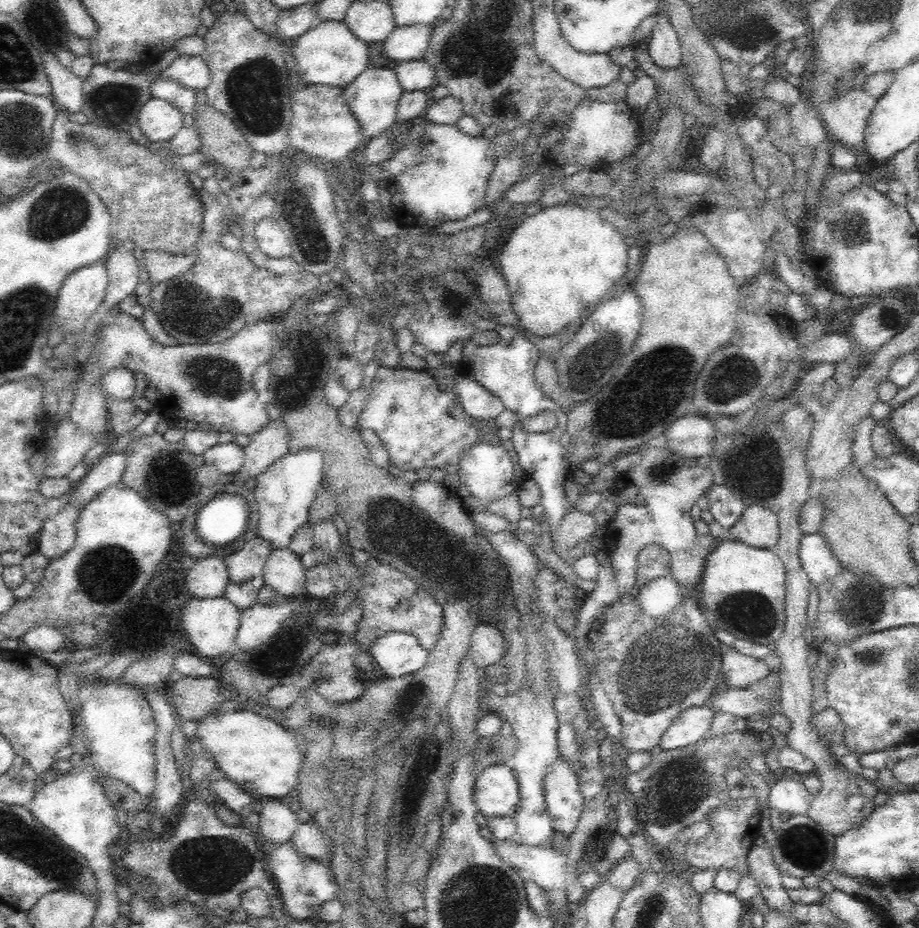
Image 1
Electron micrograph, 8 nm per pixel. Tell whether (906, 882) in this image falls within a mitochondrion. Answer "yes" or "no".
no

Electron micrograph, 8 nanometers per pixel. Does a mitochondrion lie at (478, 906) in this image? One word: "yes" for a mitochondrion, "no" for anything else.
yes

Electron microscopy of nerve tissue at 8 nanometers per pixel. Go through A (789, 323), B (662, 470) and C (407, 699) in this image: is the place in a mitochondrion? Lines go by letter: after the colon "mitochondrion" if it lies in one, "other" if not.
A: other
B: mitochondrion
C: mitochondrion

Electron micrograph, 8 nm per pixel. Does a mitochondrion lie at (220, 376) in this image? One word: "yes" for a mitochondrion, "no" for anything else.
yes

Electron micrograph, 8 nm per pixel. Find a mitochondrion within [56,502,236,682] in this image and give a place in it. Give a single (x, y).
(101, 573)

